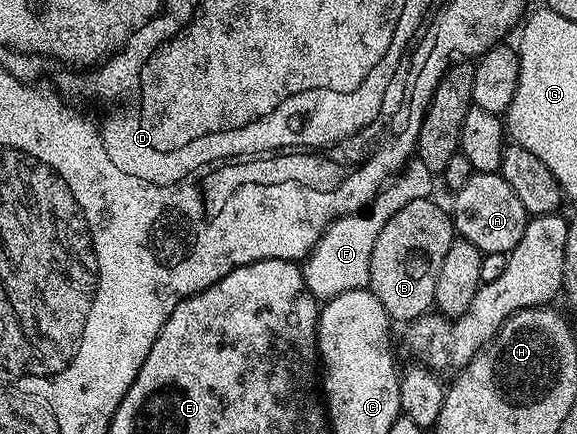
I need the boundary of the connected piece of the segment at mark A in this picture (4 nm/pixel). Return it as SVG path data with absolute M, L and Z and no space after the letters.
M474 172L471 180L463 184L452 195L451 217L453 229L464 241L475 244L482 255L507 254L523 240L523 232L529 223L530 214L523 208L519 196L515 196L511 184L503 180L500 172L495 174L479 174Z

